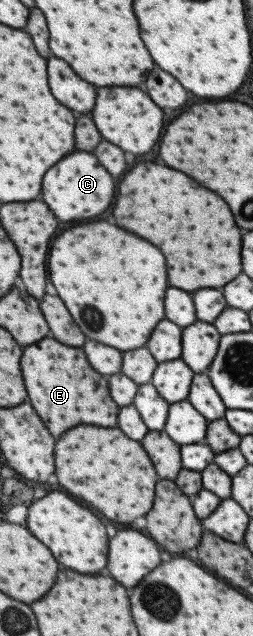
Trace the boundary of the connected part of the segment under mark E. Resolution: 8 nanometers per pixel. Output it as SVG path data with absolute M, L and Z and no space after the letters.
M41 339L23 349L19 367L29 403L43 419L43 425L51 435L61 435L79 423L115 427L118 405L111 401L107 393L105 377L87 365L81 349L61 345L53 339Z

